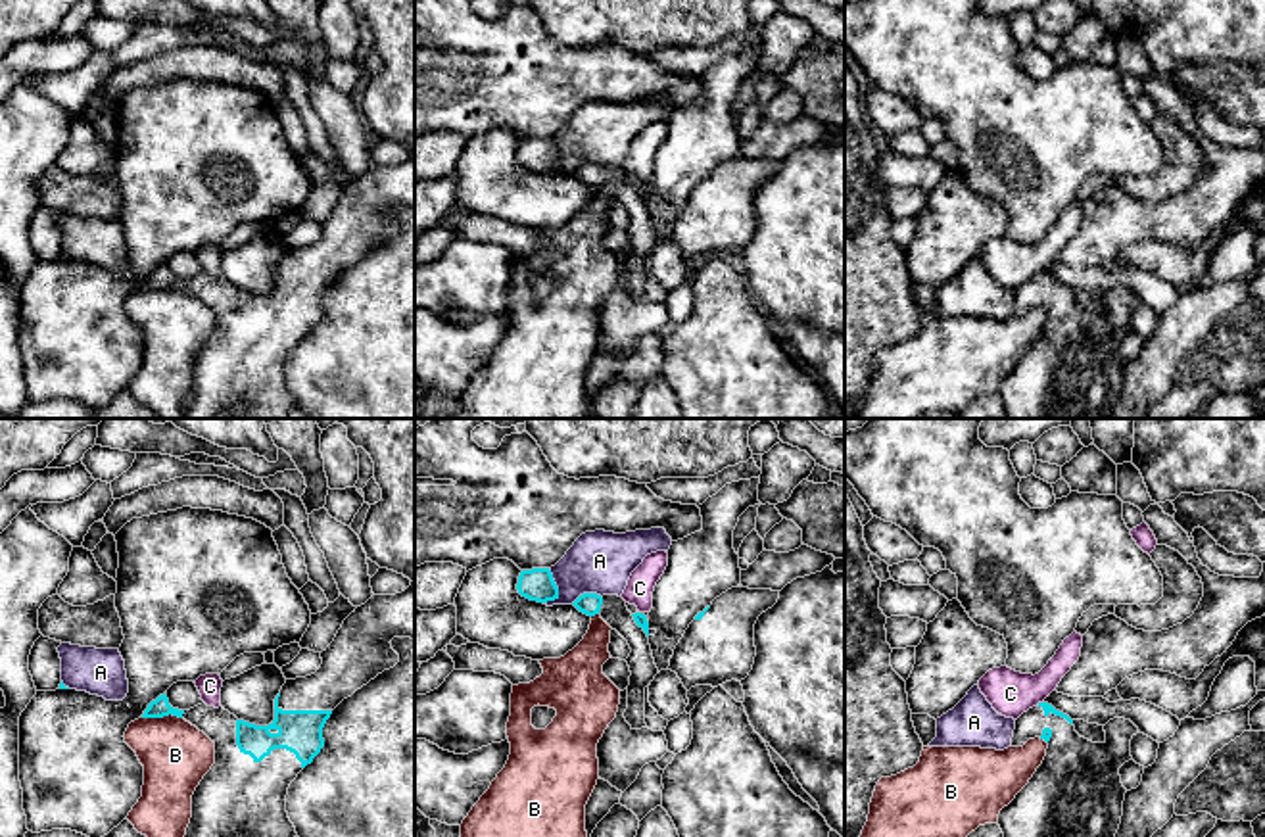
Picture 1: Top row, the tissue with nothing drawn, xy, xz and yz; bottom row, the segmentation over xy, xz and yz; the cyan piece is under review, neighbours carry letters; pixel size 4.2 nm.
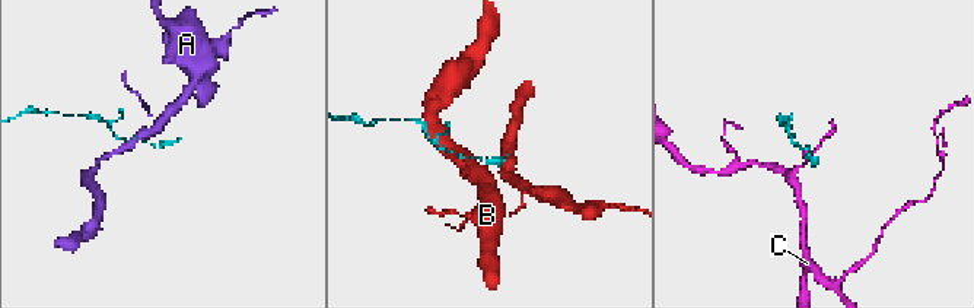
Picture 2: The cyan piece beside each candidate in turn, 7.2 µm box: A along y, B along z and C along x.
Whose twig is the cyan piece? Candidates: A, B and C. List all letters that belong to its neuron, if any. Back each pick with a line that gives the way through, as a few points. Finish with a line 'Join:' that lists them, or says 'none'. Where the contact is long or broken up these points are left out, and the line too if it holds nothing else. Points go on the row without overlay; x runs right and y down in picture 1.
Join: none

